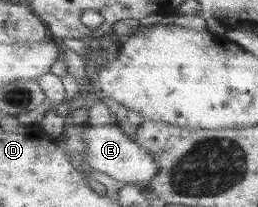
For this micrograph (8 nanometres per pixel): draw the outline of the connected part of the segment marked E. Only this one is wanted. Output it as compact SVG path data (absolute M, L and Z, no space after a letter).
M86 124L86 130L81 135L88 144L84 151L82 167L96 170L111 176L115 180L146 186L155 180L159 174L160 166L155 157L141 144L127 136L118 124L105 126L92 126Z

